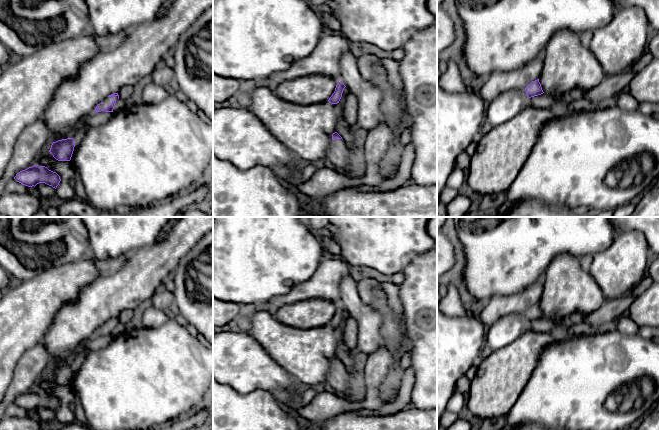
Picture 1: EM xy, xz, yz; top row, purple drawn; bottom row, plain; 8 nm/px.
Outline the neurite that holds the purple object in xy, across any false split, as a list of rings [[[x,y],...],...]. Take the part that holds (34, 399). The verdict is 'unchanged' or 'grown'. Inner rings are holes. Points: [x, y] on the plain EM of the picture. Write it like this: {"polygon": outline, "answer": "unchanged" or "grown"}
{"polygon": [[[34,389],[16,398],[14,403],[28,411],[36,410],[39,407],[45,407],[53,412],[57,412],[61,403],[60,400],[45,390]]], "answer": "unchanged"}

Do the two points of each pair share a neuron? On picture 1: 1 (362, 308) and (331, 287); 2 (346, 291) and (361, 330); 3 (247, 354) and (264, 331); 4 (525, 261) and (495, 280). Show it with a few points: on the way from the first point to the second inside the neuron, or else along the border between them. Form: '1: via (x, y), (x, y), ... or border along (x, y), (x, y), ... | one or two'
1: border along (350, 274), (345, 276), (339, 285), (340, 305) | two
2: via (353, 301), (361, 312), (361, 320) | one
3: border along (246, 332), (272, 358) | two
4: via (518, 261), (514, 261), (502, 273) | one

